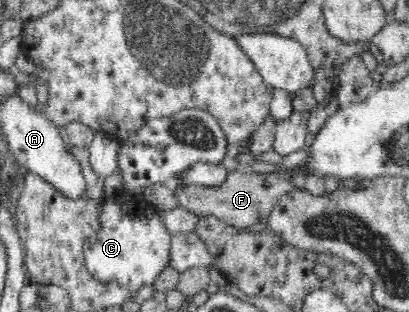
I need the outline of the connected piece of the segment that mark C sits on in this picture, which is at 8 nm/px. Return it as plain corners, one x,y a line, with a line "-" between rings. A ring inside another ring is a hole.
113,200
101,205
100,227
83,245
84,265
93,280
117,284
134,293
152,284
169,262
170,234
164,229
159,211
142,211
117,204

